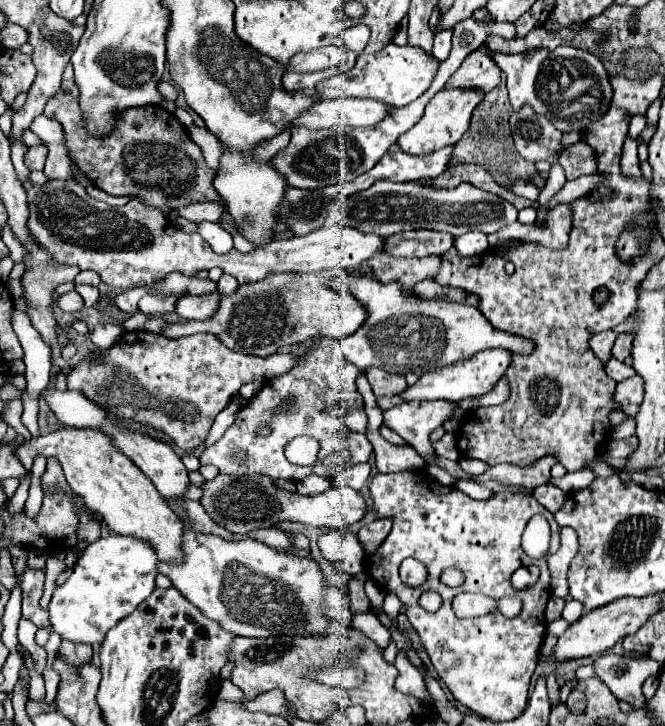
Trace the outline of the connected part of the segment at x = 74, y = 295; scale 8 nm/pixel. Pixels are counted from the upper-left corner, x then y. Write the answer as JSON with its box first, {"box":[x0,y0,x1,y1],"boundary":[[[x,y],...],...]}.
{"box":[57,291,83,313],"boundary":[[[69,291],[69,293],[65,293],[65,295],[61,295],[61,297],[57,299],[57,305],[59,305],[63,311],[73,313],[73,311],[83,309],[83,299],[81,299],[81,295],[79,295],[77,291]]]}

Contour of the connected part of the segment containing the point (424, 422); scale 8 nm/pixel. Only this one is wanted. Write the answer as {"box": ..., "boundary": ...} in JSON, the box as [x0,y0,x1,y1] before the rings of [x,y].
{"box":[383,401,455,459],"boundary":[[[405,401],[399,407],[383,411],[385,425],[399,433],[421,457],[435,459],[433,445],[429,441],[431,431],[443,427],[455,411],[455,403],[451,401]]]}

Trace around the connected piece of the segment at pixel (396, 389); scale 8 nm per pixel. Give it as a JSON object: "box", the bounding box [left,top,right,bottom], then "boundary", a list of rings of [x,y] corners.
{"box":[365,367,407,399],"boundary":[[[377,367],[367,369],[365,377],[371,383],[371,389],[373,389],[373,393],[375,393],[377,399],[381,399],[381,397],[393,397],[393,395],[399,395],[401,391],[407,389],[405,377],[401,377],[397,373],[387,373],[387,371],[377,369]]]}

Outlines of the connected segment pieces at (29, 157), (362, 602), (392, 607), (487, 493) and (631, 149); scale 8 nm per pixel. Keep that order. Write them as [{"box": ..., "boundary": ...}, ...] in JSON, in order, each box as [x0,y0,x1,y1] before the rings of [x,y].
[{"box":[25,145,47,169],"boundary":[[[45,145],[29,147],[27,153],[25,153],[25,165],[27,165],[29,169],[43,169],[45,157],[47,157],[47,147],[45,147]]]},{"box":[347,579,369,613],"boundary":[[[349,579],[347,581],[347,591],[349,591],[349,607],[351,607],[351,613],[367,613],[369,611],[369,599],[365,595],[365,589],[363,589],[363,581],[359,579]]]},{"box":[384,593,403,626],"boundary":[[[387,593],[384,599],[384,611],[392,619],[395,626],[398,626],[397,617],[399,615],[399,610],[403,606],[399,598],[392,594]]]},{"box":[455,479,493,499],"boundary":[[[457,479],[455,487],[463,493],[467,493],[469,497],[475,497],[475,499],[489,499],[493,495],[491,489],[479,485],[479,483],[473,483],[473,481],[467,481],[467,479]]]},{"box":[621,137,643,179],"boundary":[[[627,137],[627,143],[623,147],[623,157],[621,157],[621,171],[623,175],[631,179],[643,179],[641,167],[639,167],[639,157],[637,157],[637,143]]]}]

